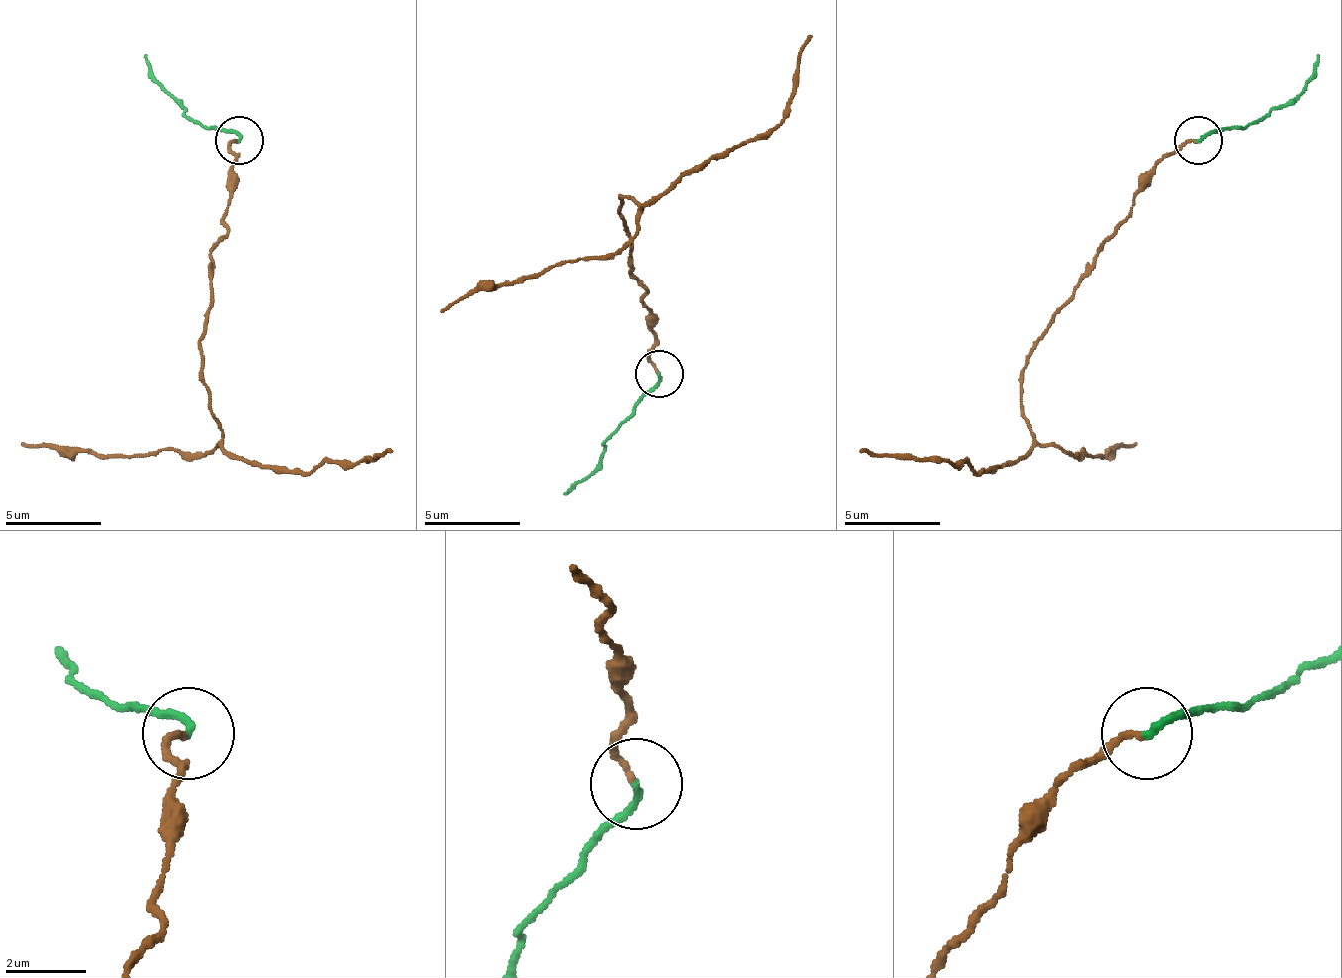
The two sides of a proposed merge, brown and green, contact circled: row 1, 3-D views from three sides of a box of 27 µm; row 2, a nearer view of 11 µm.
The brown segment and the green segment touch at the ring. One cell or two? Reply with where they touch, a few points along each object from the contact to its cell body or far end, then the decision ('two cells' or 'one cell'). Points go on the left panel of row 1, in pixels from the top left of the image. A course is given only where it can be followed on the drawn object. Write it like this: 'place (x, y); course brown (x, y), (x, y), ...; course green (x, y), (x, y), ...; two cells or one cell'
place (239, 140); course brown (238, 141), (229, 146), (229, 232), (209, 256), (200, 342), (224, 448), (291, 472), (363, 462), (391, 448); course green (238, 141), (181, 108), (142, 55); one cell

